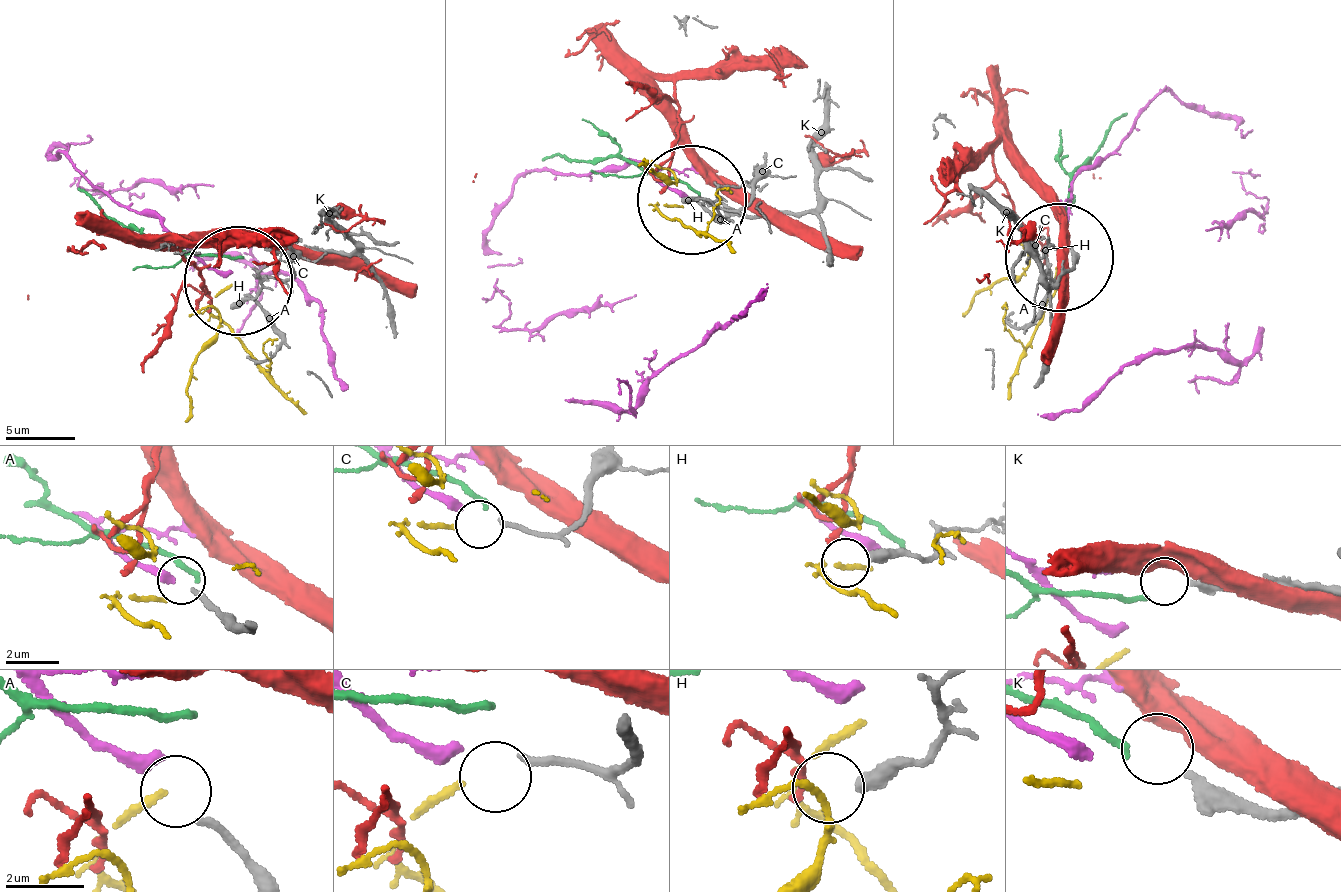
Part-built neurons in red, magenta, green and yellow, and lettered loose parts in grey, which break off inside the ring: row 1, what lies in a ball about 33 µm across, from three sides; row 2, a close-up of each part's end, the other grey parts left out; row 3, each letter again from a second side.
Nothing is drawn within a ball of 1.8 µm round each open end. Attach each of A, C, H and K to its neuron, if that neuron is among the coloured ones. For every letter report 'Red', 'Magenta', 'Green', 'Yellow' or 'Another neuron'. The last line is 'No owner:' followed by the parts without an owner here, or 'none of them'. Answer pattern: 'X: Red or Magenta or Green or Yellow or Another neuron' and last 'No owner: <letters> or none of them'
A: Magenta
C: Yellow
H: Another neuron
K: Another neuron
No owner: H, K

